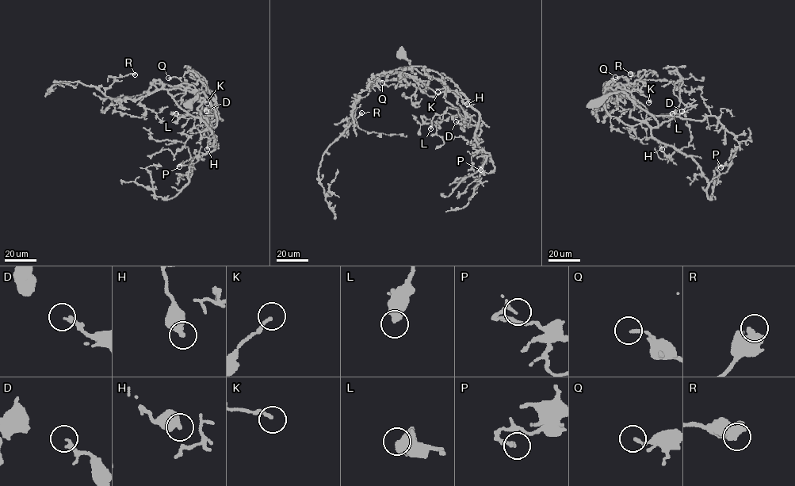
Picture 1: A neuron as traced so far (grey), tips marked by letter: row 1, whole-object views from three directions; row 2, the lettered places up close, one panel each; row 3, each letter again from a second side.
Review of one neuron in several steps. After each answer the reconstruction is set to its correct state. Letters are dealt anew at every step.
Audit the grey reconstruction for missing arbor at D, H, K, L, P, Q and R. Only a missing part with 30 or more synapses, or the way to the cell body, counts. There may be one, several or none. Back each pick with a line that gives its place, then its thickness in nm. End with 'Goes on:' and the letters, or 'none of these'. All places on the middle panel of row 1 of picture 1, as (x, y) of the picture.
Goes on: none of these

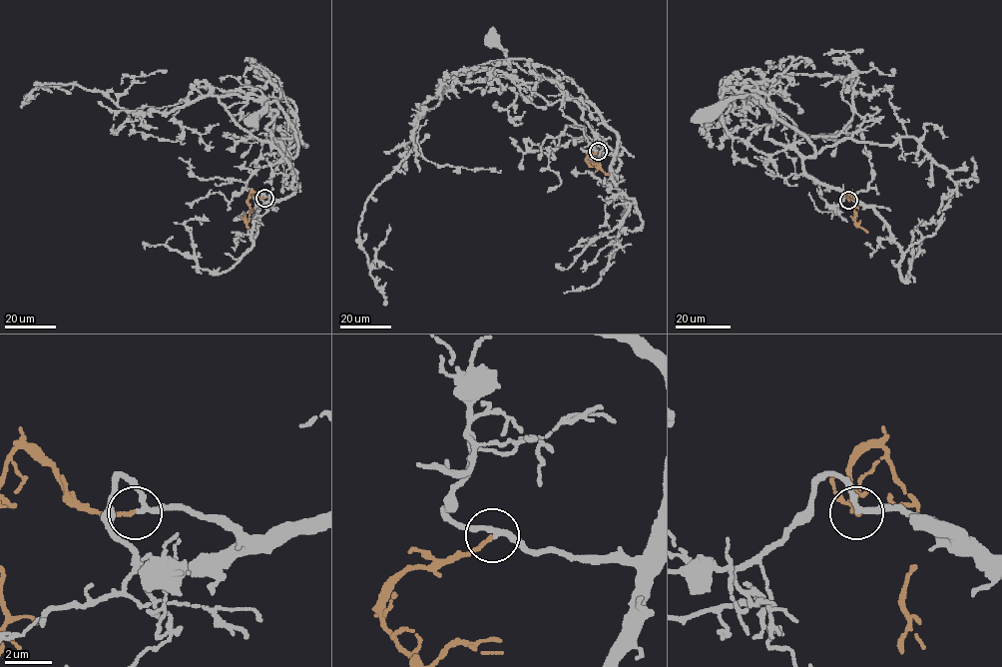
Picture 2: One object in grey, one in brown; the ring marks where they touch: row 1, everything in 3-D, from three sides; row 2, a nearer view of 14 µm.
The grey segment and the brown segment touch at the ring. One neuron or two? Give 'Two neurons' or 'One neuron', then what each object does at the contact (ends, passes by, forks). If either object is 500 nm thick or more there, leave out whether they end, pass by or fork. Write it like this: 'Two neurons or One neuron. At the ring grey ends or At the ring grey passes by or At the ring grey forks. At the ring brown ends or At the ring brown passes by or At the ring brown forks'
One neuron. At the ring grey passes by. At the ring brown ends

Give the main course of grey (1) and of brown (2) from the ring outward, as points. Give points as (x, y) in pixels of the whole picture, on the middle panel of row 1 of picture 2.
1: (598, 151), (614, 154), (617, 140), (600, 112), (510, 62), (493, 41)
2: (598, 151), (586, 160), (589, 165), (600, 164), (599, 168), (608, 174)

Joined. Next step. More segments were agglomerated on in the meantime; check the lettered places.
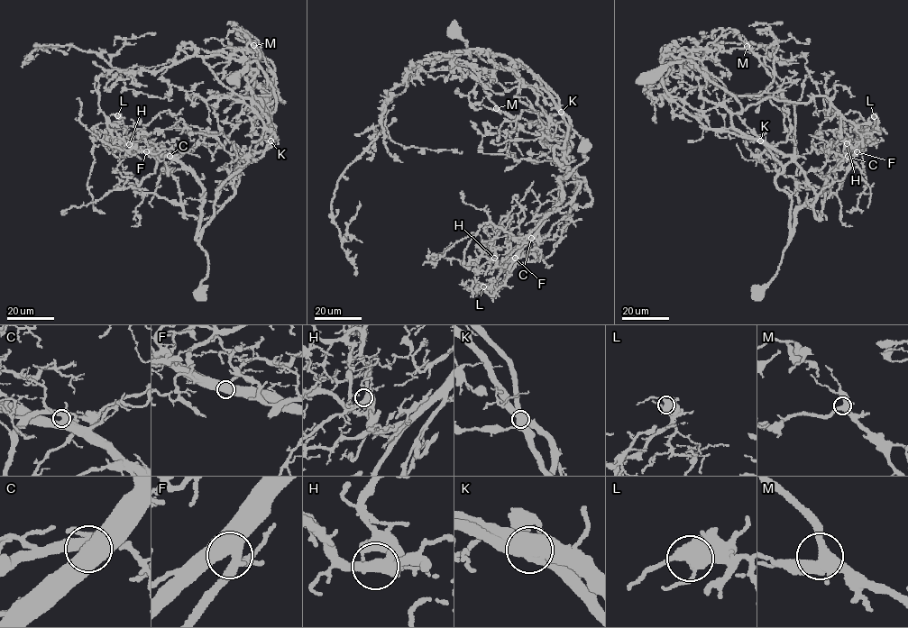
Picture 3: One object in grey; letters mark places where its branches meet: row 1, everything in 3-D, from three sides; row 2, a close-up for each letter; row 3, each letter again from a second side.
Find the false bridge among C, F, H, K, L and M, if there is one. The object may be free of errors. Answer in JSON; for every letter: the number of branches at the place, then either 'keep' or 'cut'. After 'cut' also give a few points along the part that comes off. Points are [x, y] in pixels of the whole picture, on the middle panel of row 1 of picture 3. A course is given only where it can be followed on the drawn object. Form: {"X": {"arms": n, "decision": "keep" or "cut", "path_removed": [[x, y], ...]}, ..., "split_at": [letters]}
{"C": {"arms": 4, "decision": "keep"}, "F": {"arms": 4, "decision": "keep"}, "H": {"arms": 5, "decision": "keep"}, "K": {"arms": 5, "decision": "cut", "path_removed": [[561, 112], [563, 197], [472, 293], [493, 295], [507, 272]]}, "L": {"arms": 4, "decision": "keep"}, "M": {"arms": 4, "decision": "keep"}, "split_at": ["K"]}

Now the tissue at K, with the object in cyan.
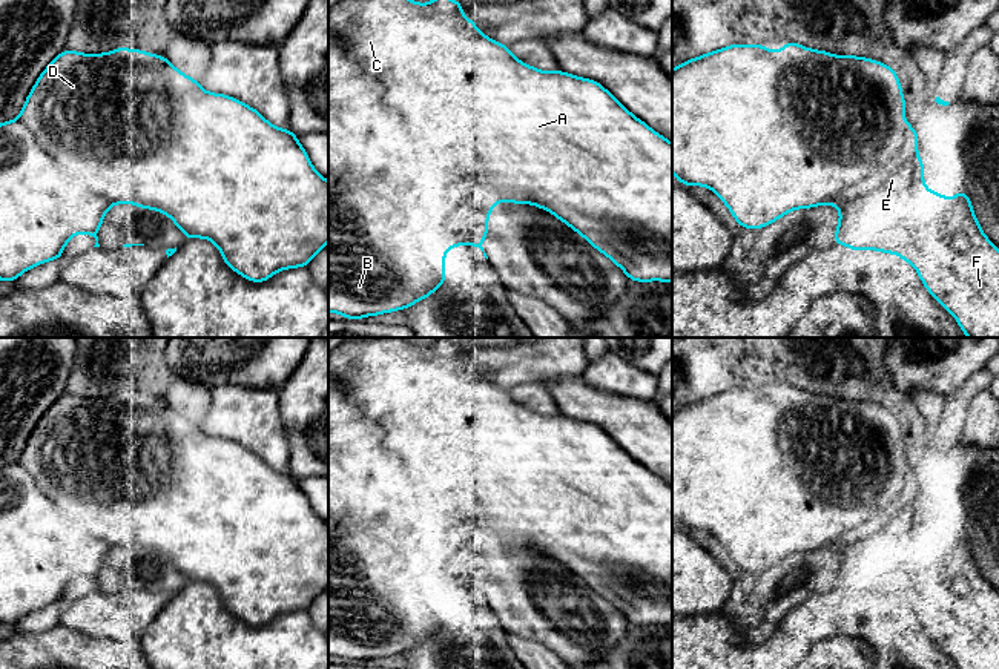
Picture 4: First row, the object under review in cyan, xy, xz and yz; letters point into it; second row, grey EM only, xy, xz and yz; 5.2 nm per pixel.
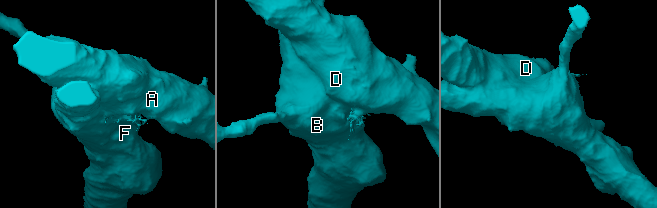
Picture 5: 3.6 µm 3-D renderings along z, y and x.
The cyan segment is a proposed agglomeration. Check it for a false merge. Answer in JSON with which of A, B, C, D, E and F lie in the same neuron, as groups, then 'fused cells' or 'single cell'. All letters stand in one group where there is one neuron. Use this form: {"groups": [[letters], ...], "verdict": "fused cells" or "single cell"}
{"groups": [["A", "C", "D"], ["B", "E", "F"]], "verdict": "fused cells"}

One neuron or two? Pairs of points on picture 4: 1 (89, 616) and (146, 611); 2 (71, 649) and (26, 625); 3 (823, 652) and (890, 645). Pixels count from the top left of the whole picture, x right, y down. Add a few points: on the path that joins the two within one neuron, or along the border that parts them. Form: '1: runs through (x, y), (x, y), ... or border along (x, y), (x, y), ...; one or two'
1: runs through (103, 616), (125, 616), (132, 611); one
2: border along (59, 623), (45, 631), (19, 632); two
3: border along (846, 634), (861, 640); two

